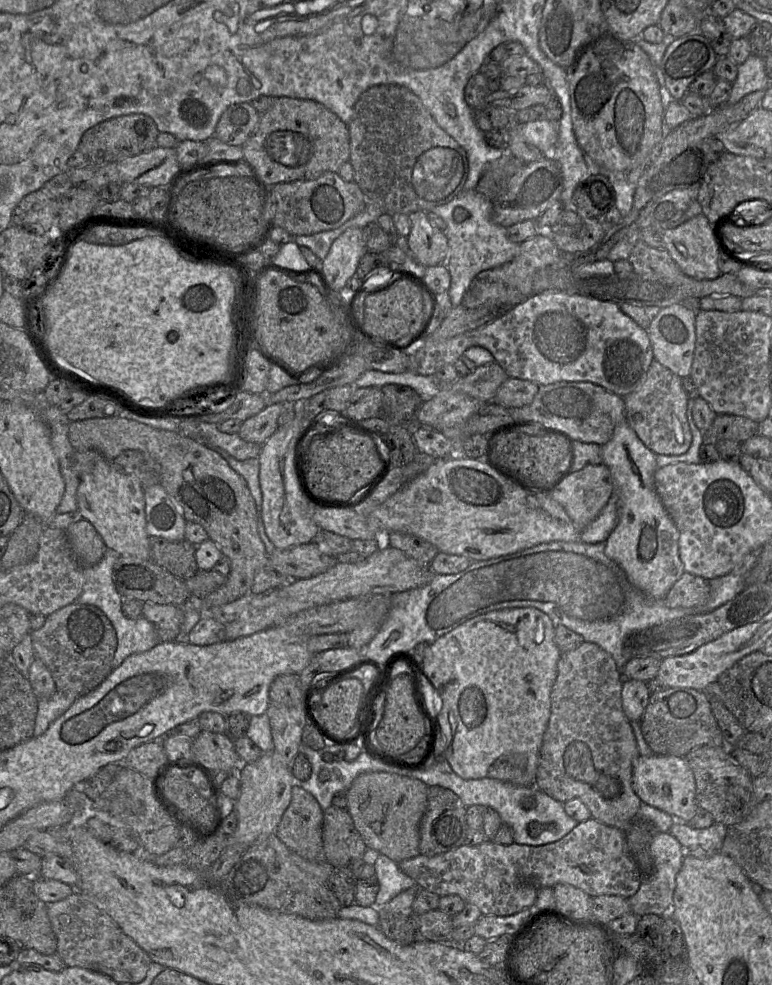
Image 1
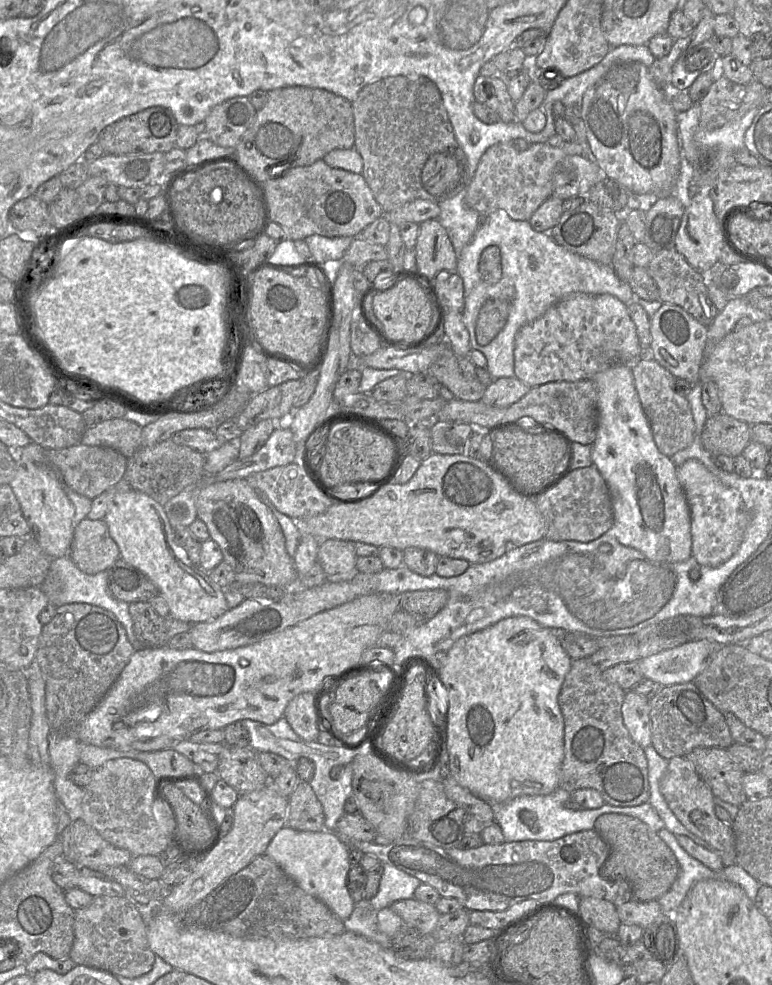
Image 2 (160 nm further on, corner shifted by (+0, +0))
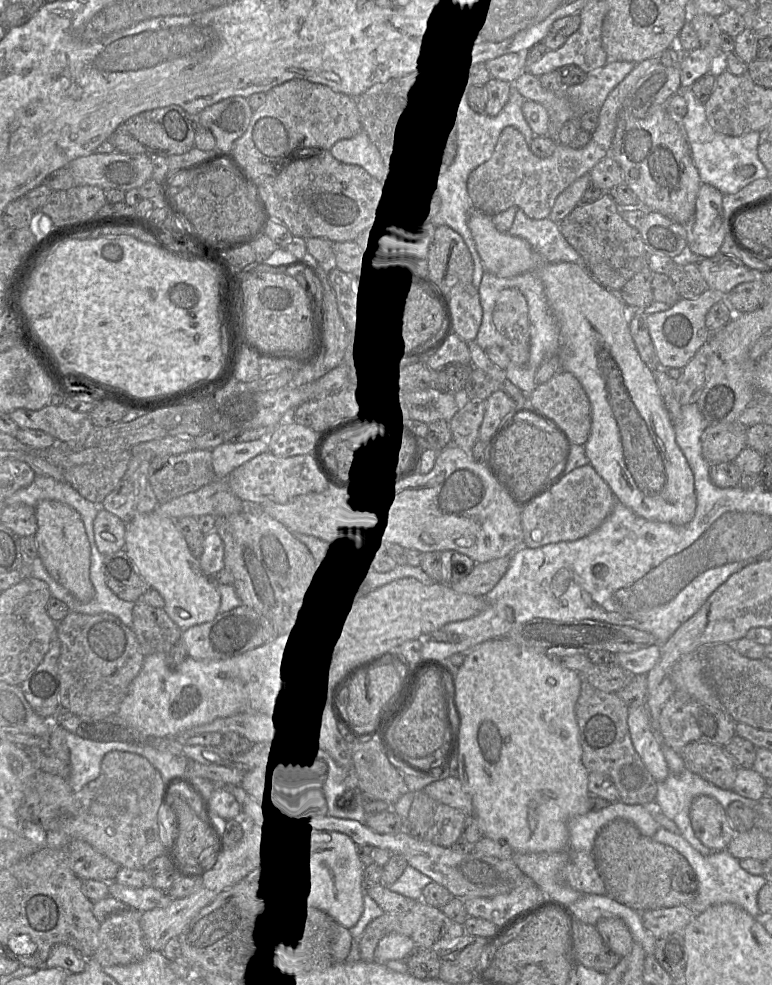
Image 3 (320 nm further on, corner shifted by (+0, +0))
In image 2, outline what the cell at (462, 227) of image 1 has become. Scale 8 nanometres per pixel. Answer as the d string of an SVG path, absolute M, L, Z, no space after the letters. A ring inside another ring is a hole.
M496 210L482 217L486 217L485 221L478 227L471 241L457 257L456 272L463 281L465 305L461 318L469 333L471 349L480 351L486 357L486 370L493 380L515 377L514 345L518 331L540 318L558 301L576 293L610 294L625 305L636 299L629 283L622 281L616 275L612 265L600 264L567 250L557 244L549 233L534 231L528 221L513 220L504 210ZM489 246L496 246L499 249L501 264L501 277L492 284L480 282L478 273L480 256Z

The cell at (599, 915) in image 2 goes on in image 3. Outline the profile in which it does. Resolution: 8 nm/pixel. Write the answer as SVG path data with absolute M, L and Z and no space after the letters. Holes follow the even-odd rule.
M603 917L596 923L605 944L619 957L628 955L634 944L633 937L625 922L617 917Z

